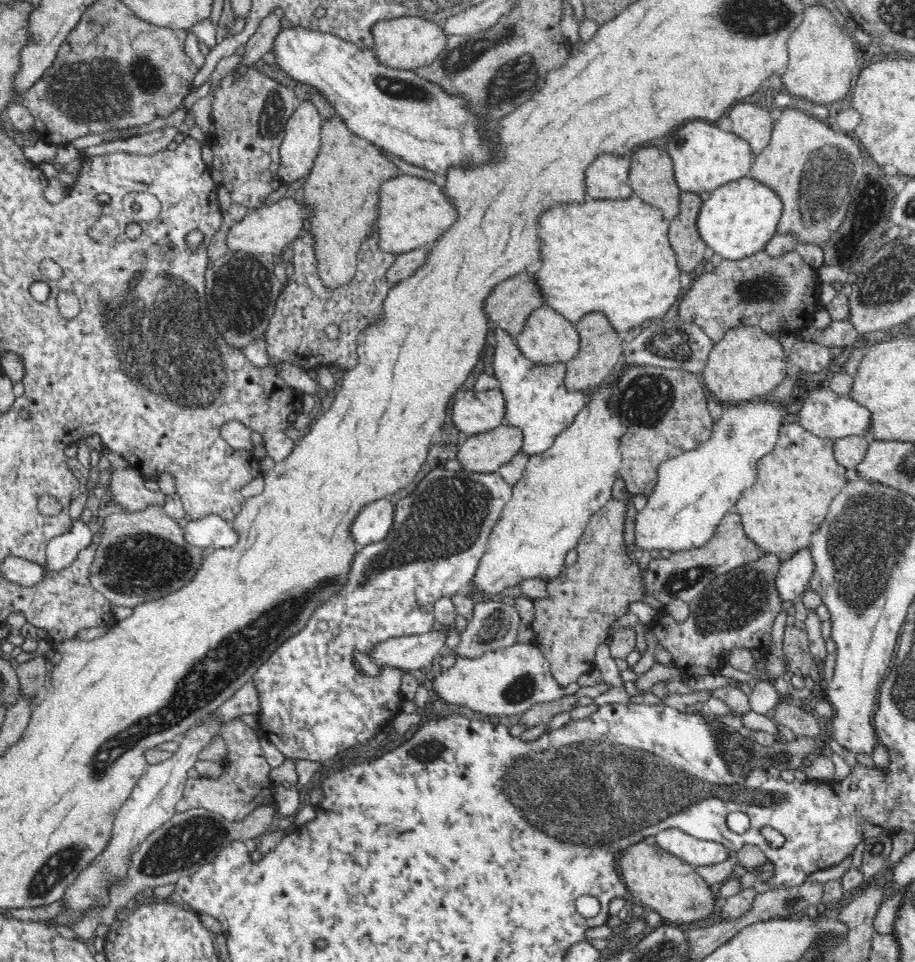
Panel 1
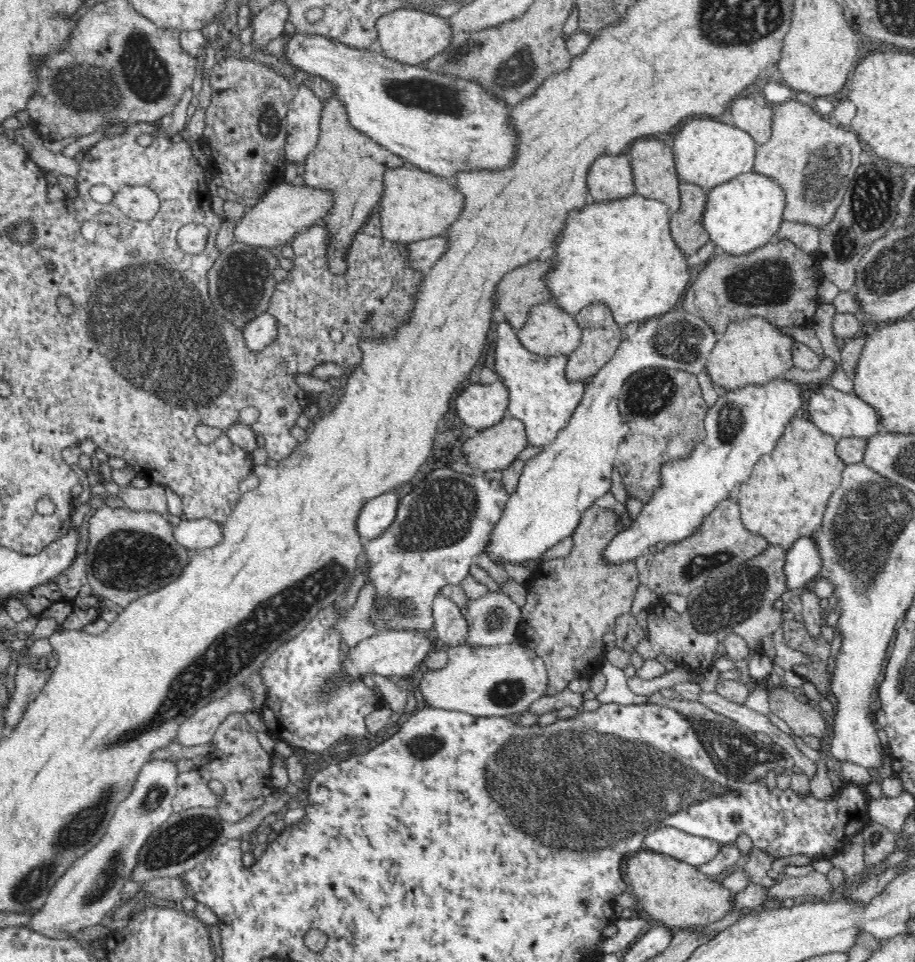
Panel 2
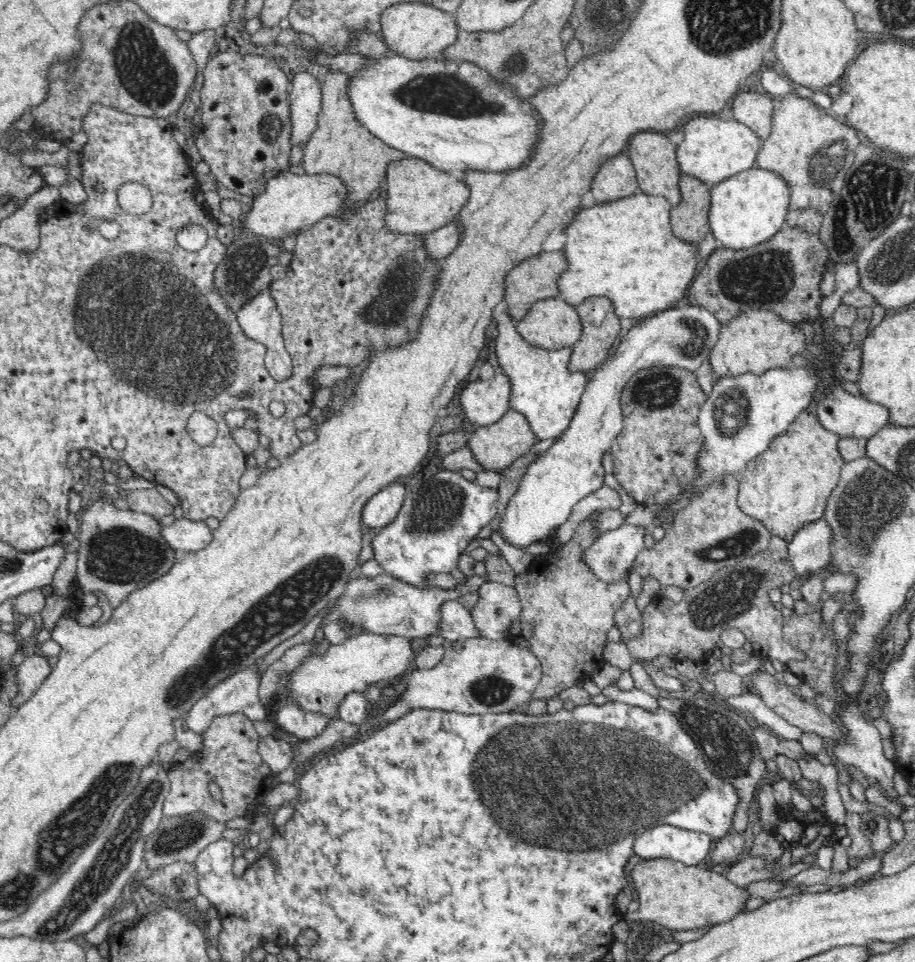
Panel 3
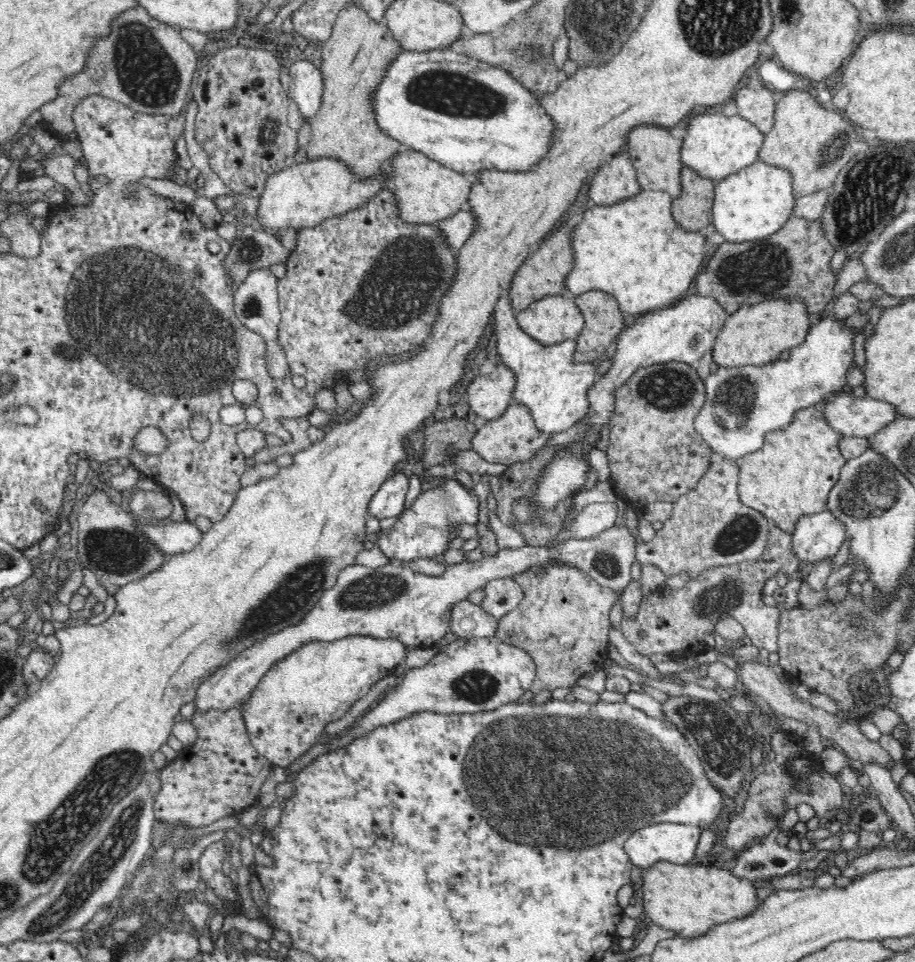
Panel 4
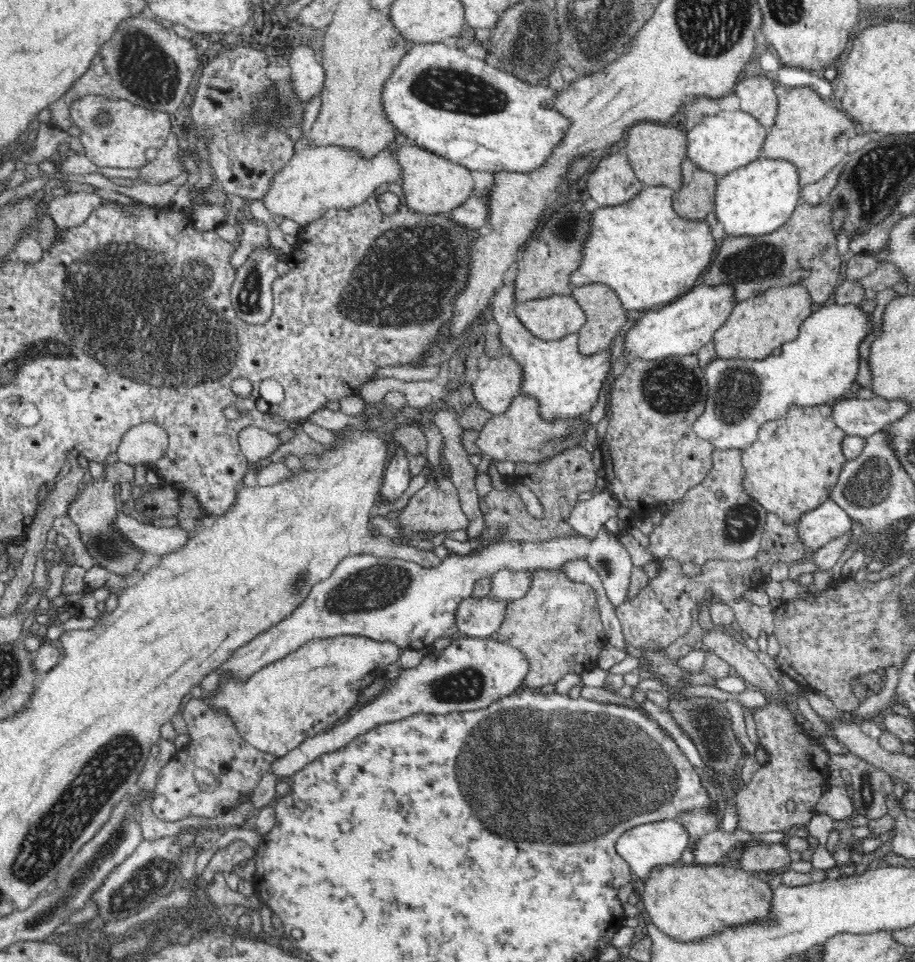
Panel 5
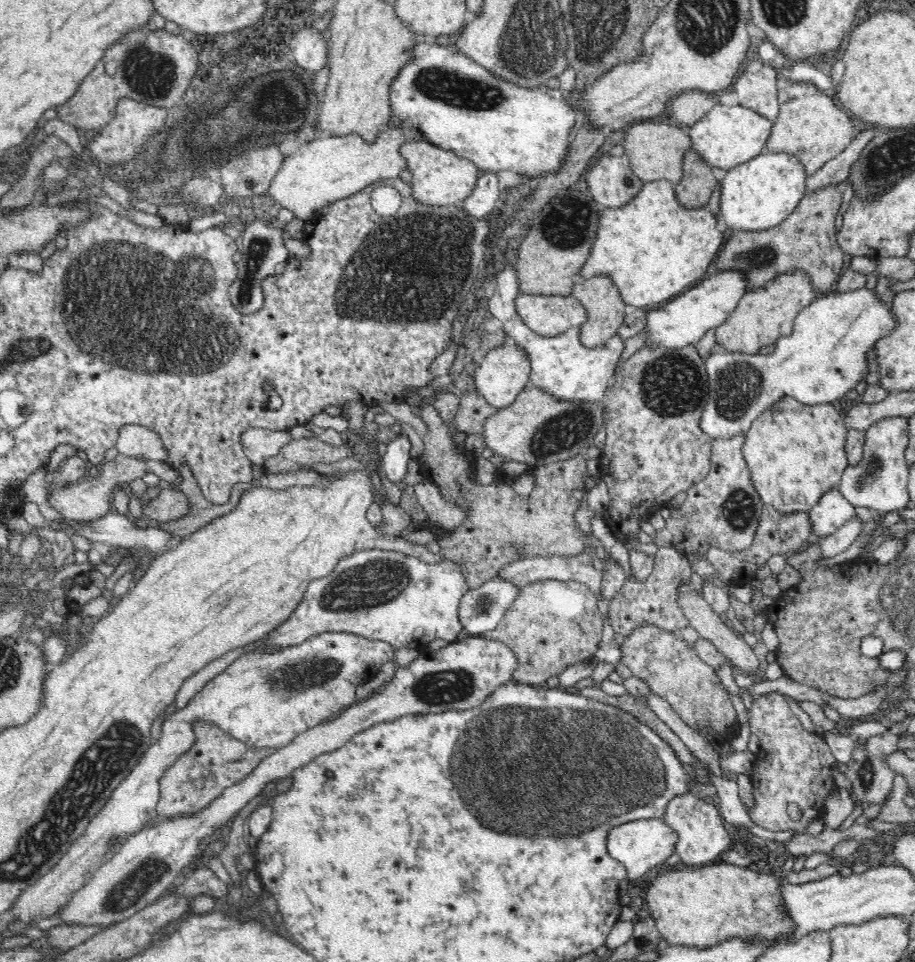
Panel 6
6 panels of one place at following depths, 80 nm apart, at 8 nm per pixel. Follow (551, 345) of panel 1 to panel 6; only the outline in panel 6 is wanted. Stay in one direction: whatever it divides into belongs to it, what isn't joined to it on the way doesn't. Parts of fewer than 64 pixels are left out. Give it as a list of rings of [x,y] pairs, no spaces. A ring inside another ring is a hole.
[[[519,292],[515,300],[518,314],[536,334],[542,337],[554,337],[566,332],[569,328],[582,326],[587,319],[585,306],[573,295],[524,294]]]

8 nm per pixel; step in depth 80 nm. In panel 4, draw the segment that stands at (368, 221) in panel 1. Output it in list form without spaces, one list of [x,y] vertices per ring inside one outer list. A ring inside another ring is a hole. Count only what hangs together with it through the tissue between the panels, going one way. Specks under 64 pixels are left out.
[[[348,2],[338,12],[334,30],[322,43],[321,50],[322,104],[311,119],[306,156],[309,160],[322,156],[341,160],[357,178],[370,178],[378,174],[382,164],[390,162],[404,149],[402,144],[382,132],[373,113],[373,90],[402,48],[384,20],[374,22],[357,4]]]

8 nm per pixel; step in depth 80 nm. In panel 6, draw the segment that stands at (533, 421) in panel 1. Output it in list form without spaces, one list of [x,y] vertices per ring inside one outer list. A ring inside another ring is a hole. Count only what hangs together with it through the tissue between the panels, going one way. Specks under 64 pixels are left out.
[[[506,265],[496,272],[495,278],[497,287],[488,299],[489,313],[502,321],[503,332],[510,338],[514,338],[515,345],[521,346],[528,357],[531,366],[529,385],[543,390],[546,394],[551,394],[556,401],[582,404],[603,402],[614,380],[614,370],[618,366],[618,360],[624,348],[622,339],[614,334],[606,344],[586,348],[580,340],[580,326],[569,328],[558,336],[542,337],[530,330],[518,314],[515,300],[520,290],[516,269]]]

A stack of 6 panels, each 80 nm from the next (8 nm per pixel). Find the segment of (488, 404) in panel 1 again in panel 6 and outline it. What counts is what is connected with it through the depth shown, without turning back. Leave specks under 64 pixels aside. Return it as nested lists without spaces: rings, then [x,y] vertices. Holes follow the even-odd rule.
[[[502,342],[496,349],[489,350],[489,353],[482,358],[481,365],[476,366],[473,380],[475,389],[486,401],[497,410],[510,407],[515,401],[518,393],[529,385],[530,361],[521,349],[514,342]]]

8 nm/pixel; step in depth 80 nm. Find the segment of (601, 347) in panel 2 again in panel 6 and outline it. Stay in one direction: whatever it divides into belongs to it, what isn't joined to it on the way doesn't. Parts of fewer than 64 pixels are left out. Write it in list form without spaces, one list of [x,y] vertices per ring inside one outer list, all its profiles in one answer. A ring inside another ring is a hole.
[[[595,275],[592,278],[577,279],[572,294],[587,310],[586,322],[581,326],[580,340],[586,348],[594,348],[606,344],[617,334],[626,314],[626,304],[622,300],[618,287],[609,276]]]

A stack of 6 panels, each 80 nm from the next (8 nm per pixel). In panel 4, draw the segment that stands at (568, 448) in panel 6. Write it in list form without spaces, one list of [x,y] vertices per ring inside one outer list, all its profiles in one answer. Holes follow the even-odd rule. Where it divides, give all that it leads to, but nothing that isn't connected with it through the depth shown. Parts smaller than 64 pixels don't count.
[[[512,403],[501,418],[479,424],[477,434],[472,438],[472,450],[490,464],[511,465],[514,462],[524,462],[532,458],[534,453],[546,448],[547,442],[552,436],[542,433],[536,427],[530,408]]]

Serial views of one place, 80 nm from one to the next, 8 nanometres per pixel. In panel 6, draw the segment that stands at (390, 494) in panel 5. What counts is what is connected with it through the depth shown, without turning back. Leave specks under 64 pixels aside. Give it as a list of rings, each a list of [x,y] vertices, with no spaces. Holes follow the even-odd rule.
[[[399,432],[399,436],[392,440],[386,447],[382,456],[381,465],[386,473],[386,478],[395,485],[404,484],[404,478],[408,472],[408,460],[410,460],[410,438],[413,435],[405,435]]]

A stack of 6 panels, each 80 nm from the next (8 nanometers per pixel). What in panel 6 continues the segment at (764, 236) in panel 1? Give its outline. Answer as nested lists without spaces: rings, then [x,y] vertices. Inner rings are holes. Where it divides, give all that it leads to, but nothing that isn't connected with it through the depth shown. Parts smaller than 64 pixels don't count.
[[[767,152],[752,158],[748,162],[738,164],[734,168],[726,171],[724,178],[721,180],[720,192],[720,215],[724,218],[726,226],[732,228],[734,232],[742,230],[768,230],[778,226],[782,220],[786,219],[798,206],[798,203],[804,198],[808,190],[805,182],[807,174],[804,165],[800,159],[787,152]]]

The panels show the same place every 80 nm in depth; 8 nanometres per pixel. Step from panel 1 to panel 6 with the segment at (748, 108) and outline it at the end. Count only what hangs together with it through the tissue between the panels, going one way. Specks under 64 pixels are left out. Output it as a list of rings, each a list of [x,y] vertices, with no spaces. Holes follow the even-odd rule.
[[[764,64],[758,72],[744,72],[731,87],[736,91],[739,104],[774,122],[779,113],[778,73],[772,65]]]

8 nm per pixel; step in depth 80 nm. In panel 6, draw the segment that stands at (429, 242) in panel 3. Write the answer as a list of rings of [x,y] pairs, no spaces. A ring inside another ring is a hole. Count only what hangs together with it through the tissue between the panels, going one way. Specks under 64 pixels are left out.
[[[481,170],[485,173],[477,178],[474,190],[471,195],[463,200],[461,208],[476,219],[486,219],[493,212],[494,208],[500,202],[500,186],[496,173],[491,170]]]

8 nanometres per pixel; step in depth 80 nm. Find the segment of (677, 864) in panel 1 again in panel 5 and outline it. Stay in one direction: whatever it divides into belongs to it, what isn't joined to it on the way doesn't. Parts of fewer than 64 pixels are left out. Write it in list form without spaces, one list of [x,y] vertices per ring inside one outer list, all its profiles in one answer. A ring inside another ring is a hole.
[[[723,864],[660,865],[650,871],[644,882],[640,905],[646,908],[649,919],[660,932],[676,940],[697,941],[723,928],[762,922],[762,920],[768,920],[770,916],[773,890],[769,886],[768,877],[750,874],[740,868],[726,867]]]

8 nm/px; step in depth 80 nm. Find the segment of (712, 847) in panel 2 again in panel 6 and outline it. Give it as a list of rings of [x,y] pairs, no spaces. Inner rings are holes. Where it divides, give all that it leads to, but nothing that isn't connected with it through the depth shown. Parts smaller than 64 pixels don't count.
[[[646,818],[624,822],[614,826],[606,834],[606,850],[613,859],[620,861],[626,867],[628,881],[642,880],[656,867],[666,862],[676,848],[678,833],[660,818]]]

